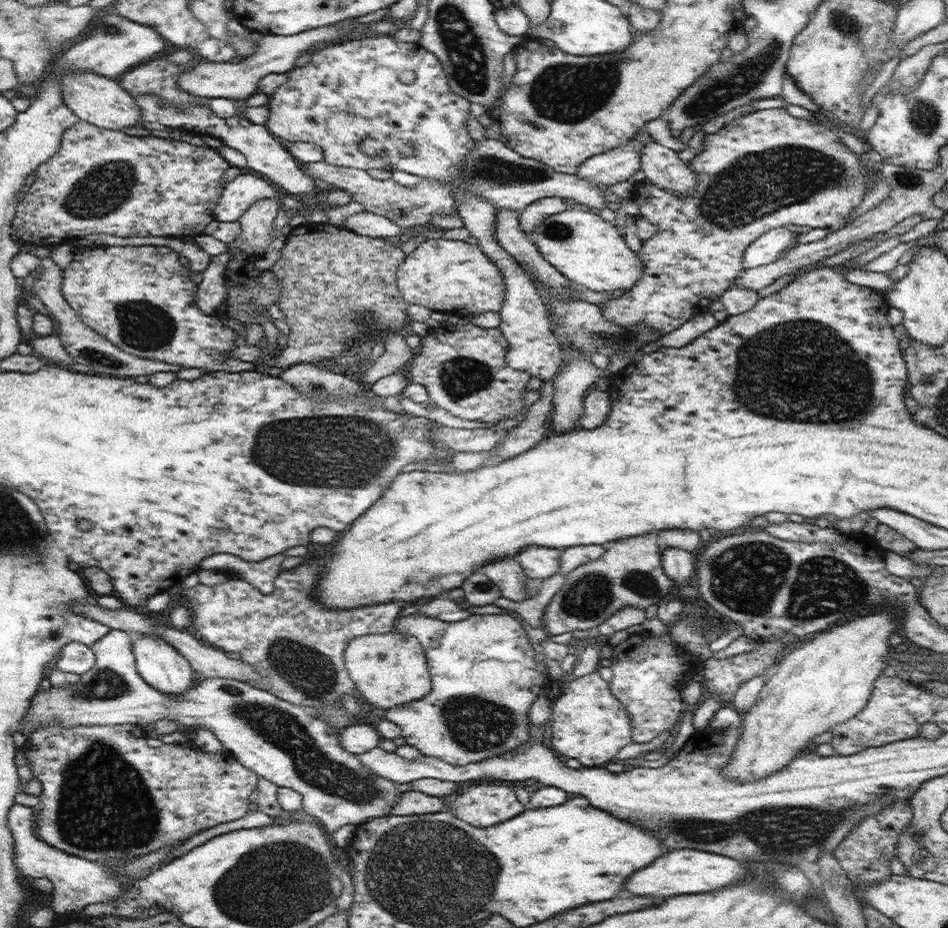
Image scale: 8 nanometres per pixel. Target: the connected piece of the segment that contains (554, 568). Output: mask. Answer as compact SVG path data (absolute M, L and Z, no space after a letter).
M528 546L516 557L528 579L544 580L559 572L561 553L562 550L555 548Z

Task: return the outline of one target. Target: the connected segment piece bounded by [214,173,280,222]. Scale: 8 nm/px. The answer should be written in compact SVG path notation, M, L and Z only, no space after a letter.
M240 173L223 188L222 197L214 209L214 218L219 222L236 222L254 203L268 198L280 201L270 181Z

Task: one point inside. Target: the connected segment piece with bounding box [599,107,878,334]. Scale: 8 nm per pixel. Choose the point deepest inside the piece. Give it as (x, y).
(768, 169)

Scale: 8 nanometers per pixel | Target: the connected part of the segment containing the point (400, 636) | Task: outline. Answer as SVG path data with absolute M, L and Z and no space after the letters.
M396 630L384 634L369 634L353 638L345 648L343 659L350 678L356 685L357 696L367 708L389 709L399 704L417 701L430 692L430 674L426 668L426 656L420 642L410 633L398 633Z

